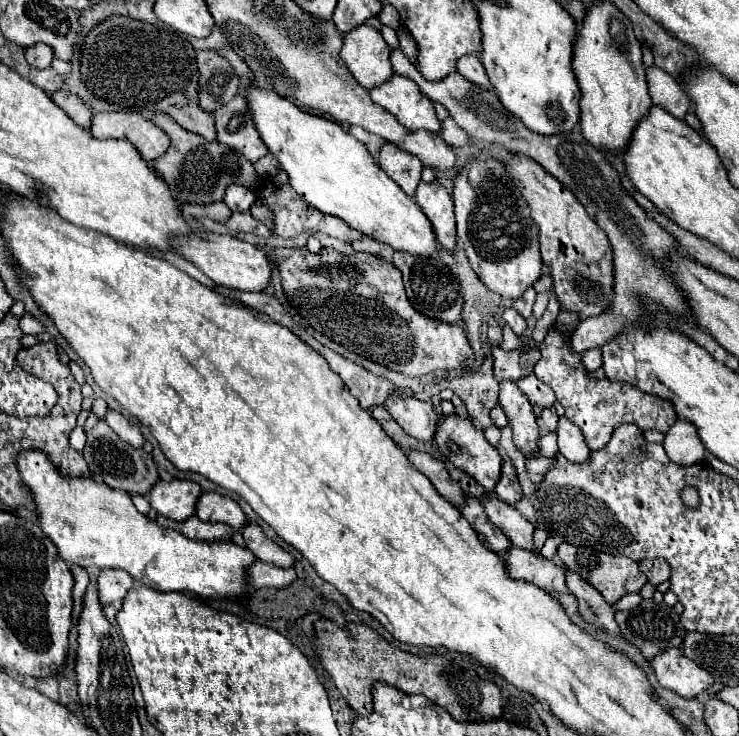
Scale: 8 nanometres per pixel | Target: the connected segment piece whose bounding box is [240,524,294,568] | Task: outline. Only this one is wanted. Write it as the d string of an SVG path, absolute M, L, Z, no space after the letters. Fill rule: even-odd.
M246 524L240 530L240 534L258 560L270 562L270 564L280 566L280 568L290 568L294 564L294 558L286 550L282 550L278 544L268 540L258 524Z

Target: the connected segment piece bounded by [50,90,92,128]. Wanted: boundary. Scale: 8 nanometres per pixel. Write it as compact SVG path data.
M58 90L58 92L54 92L50 98L52 98L52 102L58 104L58 108L62 108L80 128L88 128L90 118L92 118L92 112L78 100L76 94L70 94L70 92L66 92L66 90Z

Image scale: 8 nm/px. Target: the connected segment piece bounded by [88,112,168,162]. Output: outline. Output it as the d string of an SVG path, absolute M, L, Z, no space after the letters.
M100 112L92 118L88 132L94 138L124 138L136 146L138 154L152 162L168 150L168 136L152 122L128 112Z

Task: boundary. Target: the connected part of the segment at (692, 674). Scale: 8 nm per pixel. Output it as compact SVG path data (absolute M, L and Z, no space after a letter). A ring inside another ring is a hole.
M666 648L662 654L650 660L650 666L660 686L676 692L682 698L696 698L712 684L708 672L688 660L680 648Z

